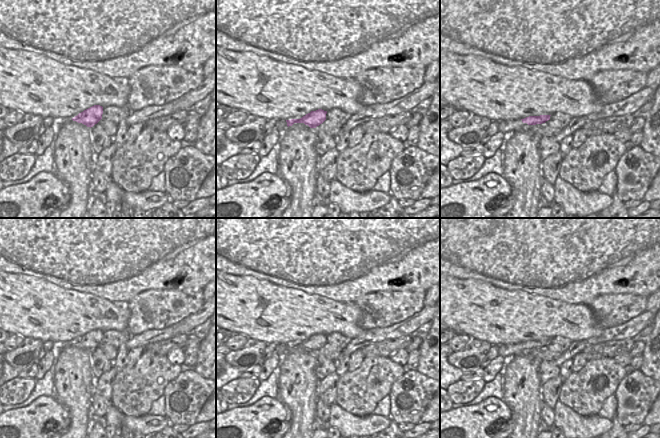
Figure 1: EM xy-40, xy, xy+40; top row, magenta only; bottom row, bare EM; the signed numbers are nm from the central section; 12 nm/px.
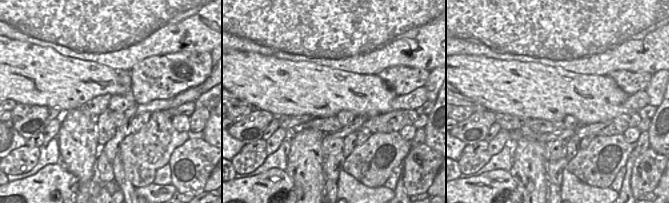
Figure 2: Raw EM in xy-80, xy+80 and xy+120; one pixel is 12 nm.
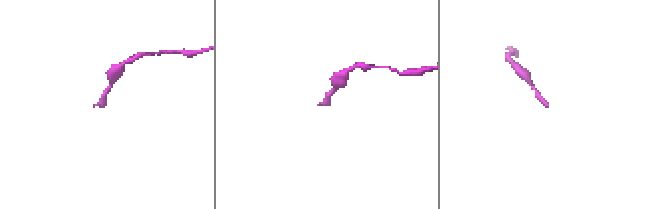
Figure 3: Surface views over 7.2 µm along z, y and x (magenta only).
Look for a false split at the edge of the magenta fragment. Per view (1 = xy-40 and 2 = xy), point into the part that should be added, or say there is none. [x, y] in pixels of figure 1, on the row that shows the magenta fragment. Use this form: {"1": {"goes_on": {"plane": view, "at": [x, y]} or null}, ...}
{"1": {"goes_on": null}, "2": {"goes_on": {"plane": "xy", "at": [281, 125]}}}

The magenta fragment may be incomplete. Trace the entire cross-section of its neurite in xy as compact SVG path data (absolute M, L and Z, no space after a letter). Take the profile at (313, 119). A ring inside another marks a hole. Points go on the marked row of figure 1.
M318 109L316 111L311 111L300 119L277 120L275 128L280 132L285 131L292 125L308 125L310 128L316 128L326 120L326 114L327 111Z

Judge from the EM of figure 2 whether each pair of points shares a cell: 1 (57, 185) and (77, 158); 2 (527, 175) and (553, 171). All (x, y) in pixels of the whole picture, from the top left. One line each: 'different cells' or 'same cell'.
1: different cells
2: different cells

